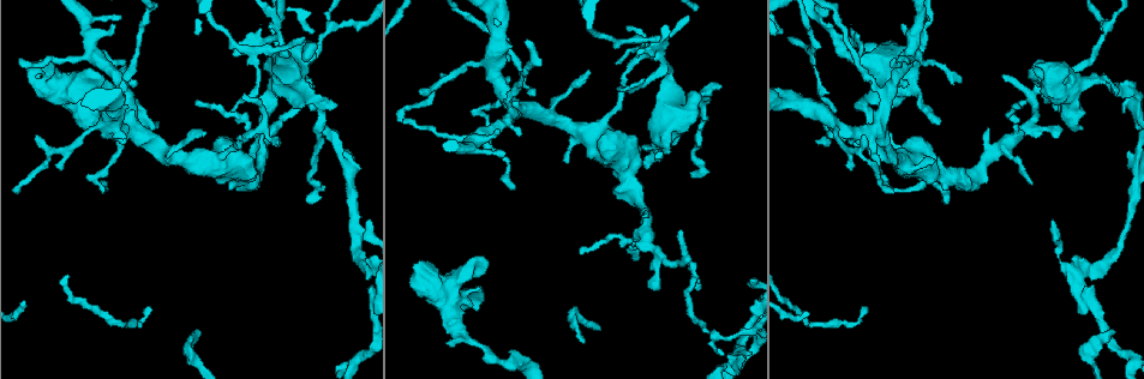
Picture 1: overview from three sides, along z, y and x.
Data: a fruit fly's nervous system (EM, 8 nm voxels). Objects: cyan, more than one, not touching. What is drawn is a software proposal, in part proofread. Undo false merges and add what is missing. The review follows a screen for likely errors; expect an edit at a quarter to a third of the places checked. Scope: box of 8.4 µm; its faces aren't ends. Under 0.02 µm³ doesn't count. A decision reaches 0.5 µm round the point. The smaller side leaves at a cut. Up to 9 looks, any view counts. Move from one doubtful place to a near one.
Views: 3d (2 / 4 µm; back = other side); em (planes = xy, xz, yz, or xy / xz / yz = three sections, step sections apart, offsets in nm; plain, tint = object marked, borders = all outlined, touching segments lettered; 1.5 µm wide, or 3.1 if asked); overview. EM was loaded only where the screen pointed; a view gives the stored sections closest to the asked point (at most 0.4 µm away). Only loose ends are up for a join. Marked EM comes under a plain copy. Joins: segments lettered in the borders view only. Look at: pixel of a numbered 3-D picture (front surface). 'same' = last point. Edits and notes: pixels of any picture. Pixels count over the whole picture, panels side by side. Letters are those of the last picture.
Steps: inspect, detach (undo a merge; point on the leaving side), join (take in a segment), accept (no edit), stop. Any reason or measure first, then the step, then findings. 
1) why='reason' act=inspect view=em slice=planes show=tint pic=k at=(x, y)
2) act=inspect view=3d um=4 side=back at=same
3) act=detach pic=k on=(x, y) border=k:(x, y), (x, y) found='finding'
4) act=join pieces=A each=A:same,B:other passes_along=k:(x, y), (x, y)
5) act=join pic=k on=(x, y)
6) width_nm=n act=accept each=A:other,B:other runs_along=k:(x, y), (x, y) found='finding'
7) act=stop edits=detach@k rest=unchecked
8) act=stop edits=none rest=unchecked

why='free end' act=inspect view=em slice=yz step=8 show=tint pic=1 at=(308, 202)

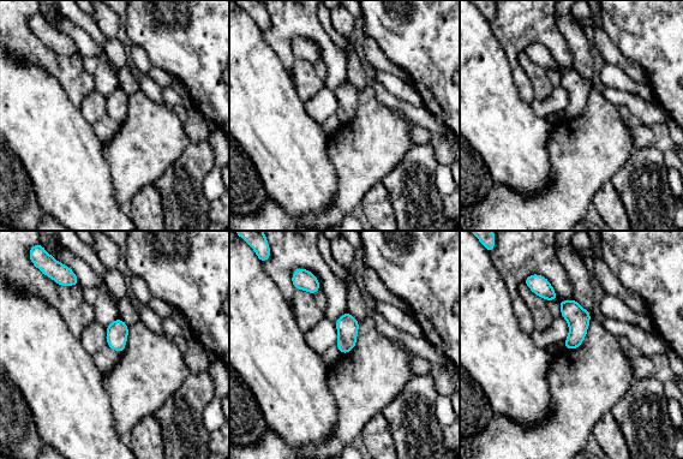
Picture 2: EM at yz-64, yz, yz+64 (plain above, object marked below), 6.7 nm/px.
why='cut it another way' act=inspect view=em slice=planes show=borders at=same

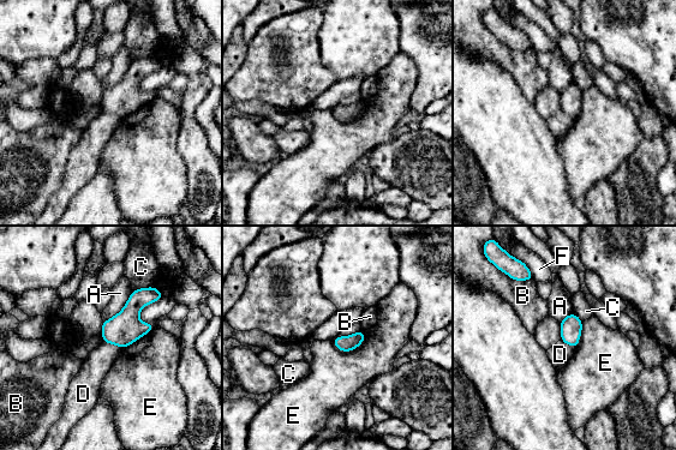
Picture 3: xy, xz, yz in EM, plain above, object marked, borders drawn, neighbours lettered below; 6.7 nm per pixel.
width_nm=110 act=accept each=A:other,B:other,C:other,D:other,E:other,F:other found='none of them fits'

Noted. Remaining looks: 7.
why='an open end' act=inspect view=em slice=planes show=tint pic=1 at=(862, 52)

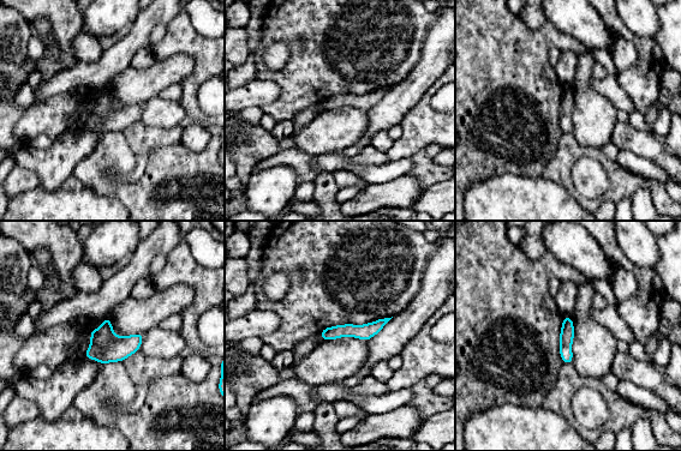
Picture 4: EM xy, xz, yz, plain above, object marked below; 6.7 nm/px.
why='see the neighbours' act=inspect view=em slice=planes show=borders at=same

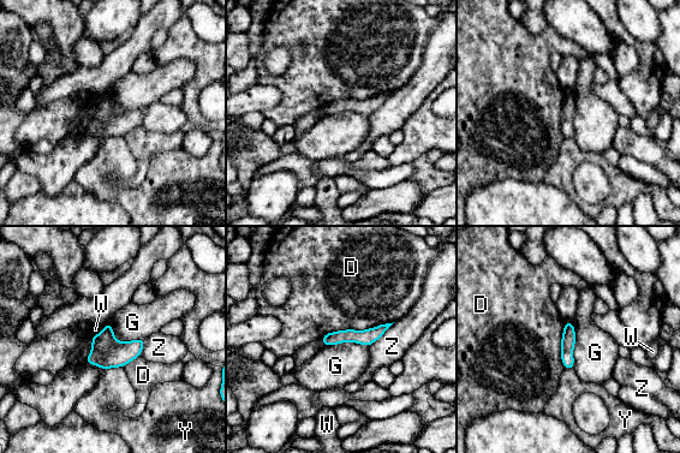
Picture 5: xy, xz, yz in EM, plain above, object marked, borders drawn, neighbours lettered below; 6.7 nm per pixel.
longest_contact=D:500nm act=accept each=D:other,G:other,W:other,Y:other,Z:other border=5:(108, 322), (118, 341), (144, 339) found='no lettered segment goes on from it'

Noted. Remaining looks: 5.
why='an open end' act=inspect view=3d um=2 pic=1 at=(896, 107)

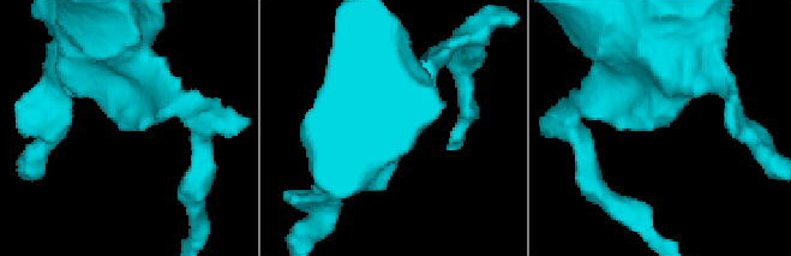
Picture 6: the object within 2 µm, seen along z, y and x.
act=inspect view=em slice=xy step=4 show=borders pic=6 at=(122, 126)

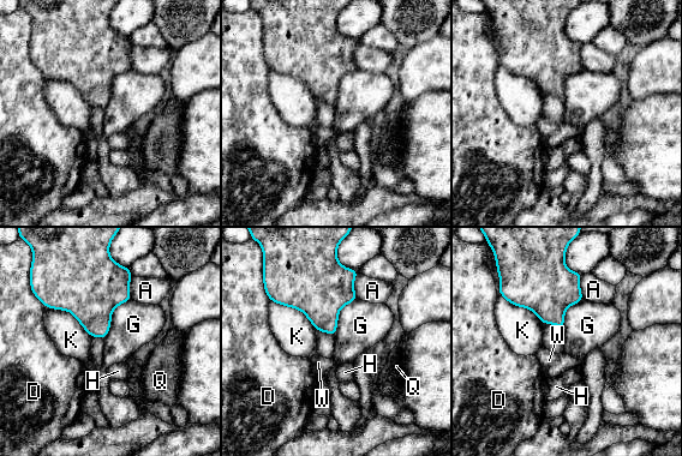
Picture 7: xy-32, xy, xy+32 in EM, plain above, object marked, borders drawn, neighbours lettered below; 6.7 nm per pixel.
act=inspect view=em slice=planes show=borders at=same

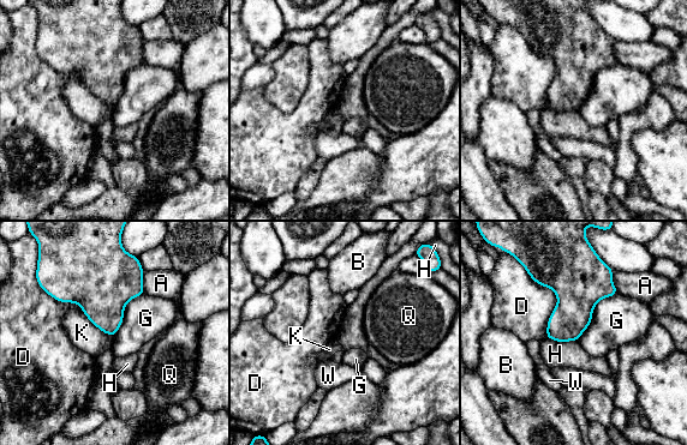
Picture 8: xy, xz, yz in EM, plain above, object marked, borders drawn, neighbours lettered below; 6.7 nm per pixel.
act=accept each=A:other,B:other,D:other,G:other,H:other,K:other,Q:other,W:other border=8:(81, 311), (97, 328), (113, 336) found='no lettered segment goes on from it'

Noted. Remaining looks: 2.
act=stop edits=none rest=unchecked

